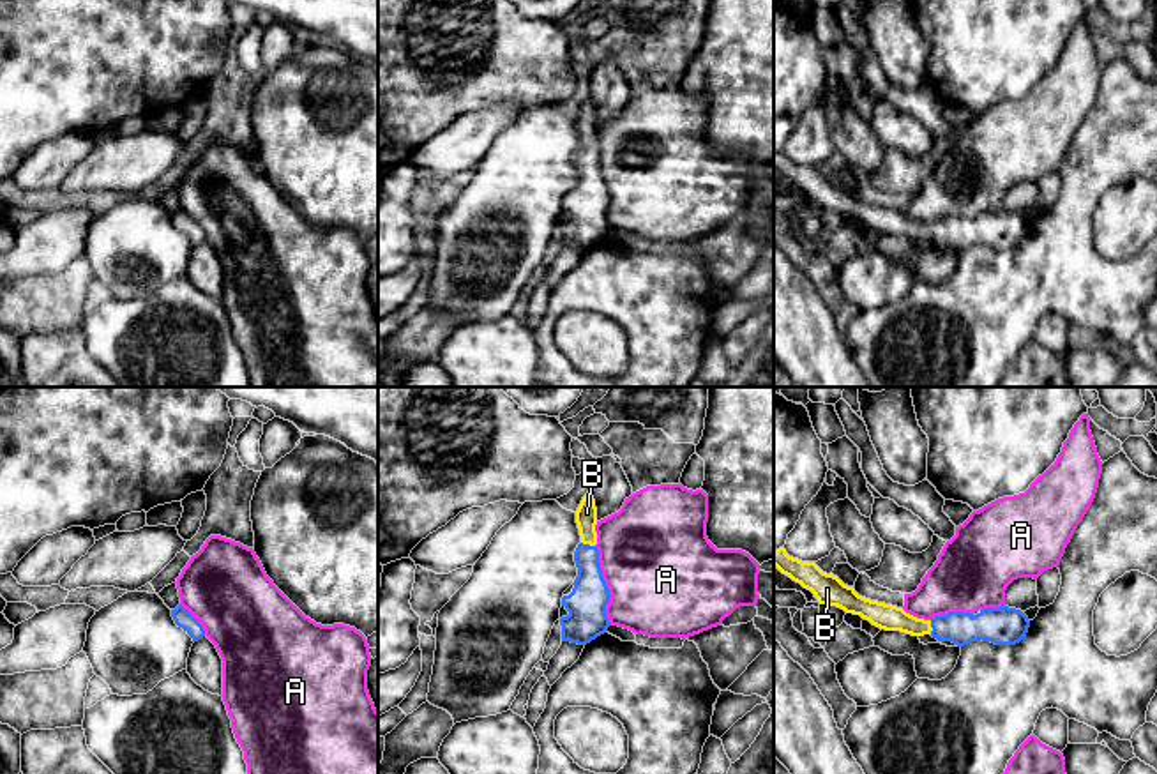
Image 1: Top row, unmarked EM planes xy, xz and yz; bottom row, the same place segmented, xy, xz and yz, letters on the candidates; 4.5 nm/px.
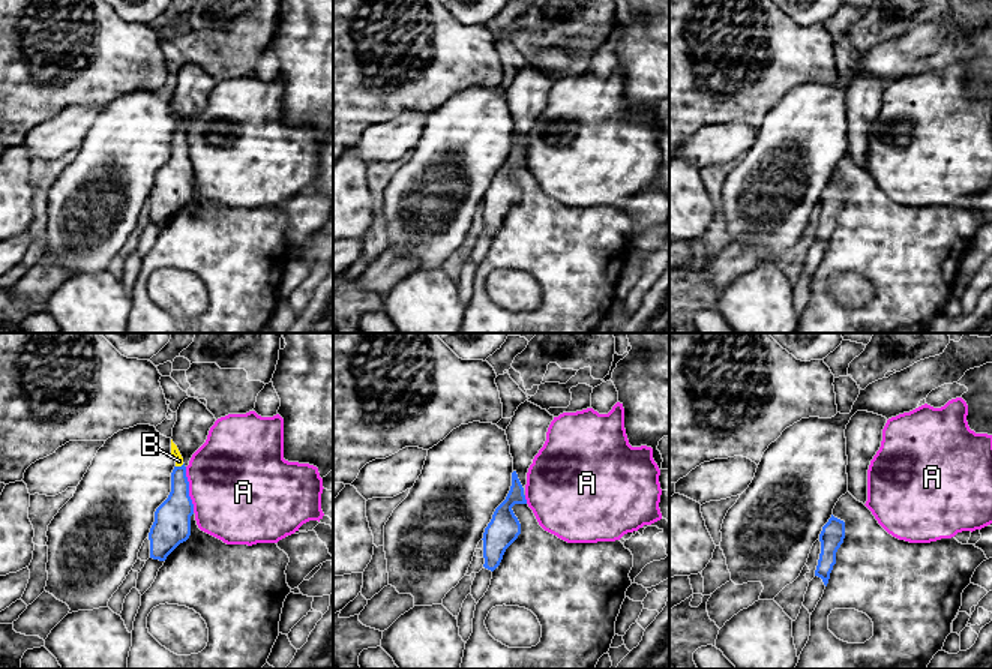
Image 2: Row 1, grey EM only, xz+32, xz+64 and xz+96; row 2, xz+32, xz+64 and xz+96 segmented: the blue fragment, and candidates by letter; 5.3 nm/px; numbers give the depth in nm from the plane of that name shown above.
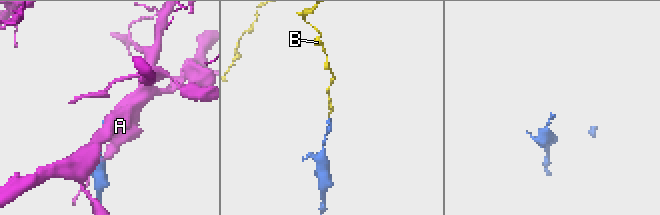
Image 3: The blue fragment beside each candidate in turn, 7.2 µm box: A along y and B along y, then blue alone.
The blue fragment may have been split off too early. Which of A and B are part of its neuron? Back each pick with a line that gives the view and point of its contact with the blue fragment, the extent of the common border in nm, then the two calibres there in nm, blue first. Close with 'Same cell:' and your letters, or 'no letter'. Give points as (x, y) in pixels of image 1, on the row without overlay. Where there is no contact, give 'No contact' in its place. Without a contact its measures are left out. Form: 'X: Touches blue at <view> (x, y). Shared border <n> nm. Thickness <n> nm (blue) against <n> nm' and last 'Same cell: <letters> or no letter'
B: Touches blue at xz (589, 149). Shared border 70 nm. Thickness 170 nm (blue) against 100 nm
Same cell: B

